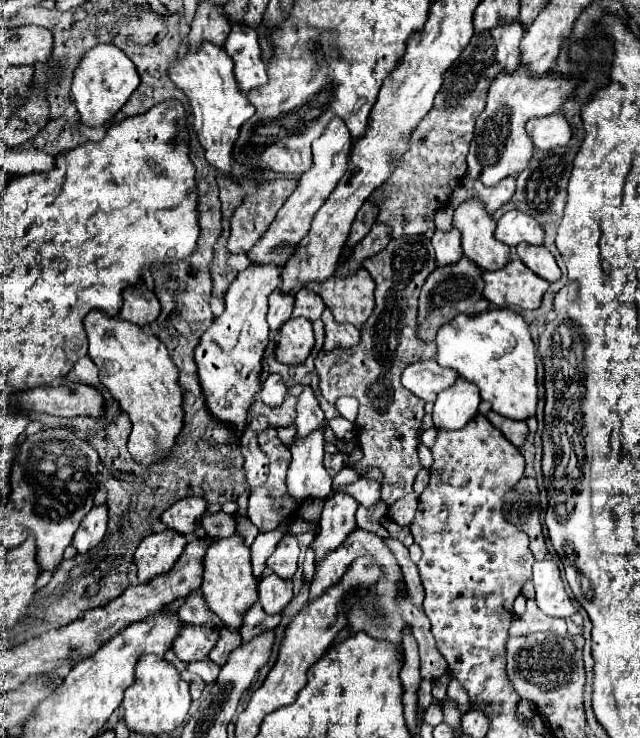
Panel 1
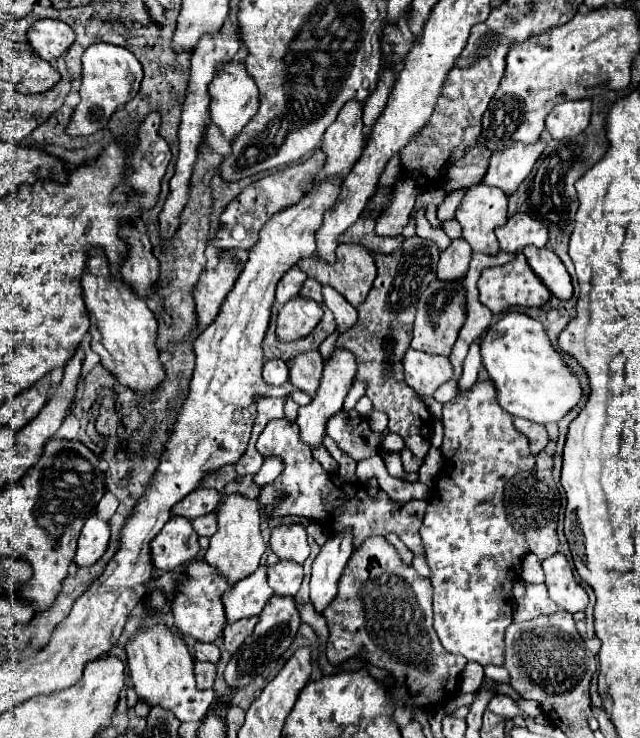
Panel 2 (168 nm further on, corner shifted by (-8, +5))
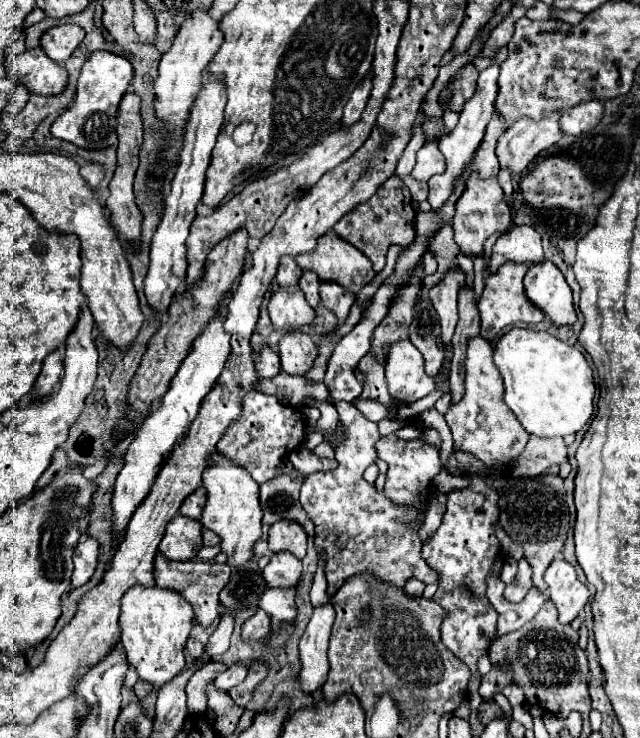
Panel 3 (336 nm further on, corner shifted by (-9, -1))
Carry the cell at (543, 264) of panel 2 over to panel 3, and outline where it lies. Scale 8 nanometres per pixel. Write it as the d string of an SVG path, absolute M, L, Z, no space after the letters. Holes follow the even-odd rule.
M544 260L540 264L532 264L524 276L524 288L528 300L536 304L556 326L576 322L572 290L552 262Z

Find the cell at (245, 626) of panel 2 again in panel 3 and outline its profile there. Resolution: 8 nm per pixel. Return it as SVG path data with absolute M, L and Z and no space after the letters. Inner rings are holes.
M258 610L252 618L248 618L244 624L242 624L242 634L240 638L246 640L246 642L256 642L256 640L262 640L266 634L268 634L268 614L264 610Z

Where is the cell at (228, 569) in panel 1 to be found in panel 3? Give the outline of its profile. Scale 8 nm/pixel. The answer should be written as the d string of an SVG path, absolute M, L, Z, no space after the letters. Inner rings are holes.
M218 452L212 454L210 468L204 472L204 488L208 490L208 504L204 508L204 528L220 536L220 552L228 556L228 564L244 568L254 556L254 544L262 536L262 508L258 502L258 484L238 464L224 460Z

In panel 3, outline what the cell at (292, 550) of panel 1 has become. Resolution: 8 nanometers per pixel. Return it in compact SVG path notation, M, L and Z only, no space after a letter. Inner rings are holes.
M280 520L270 526L268 532L268 548L272 552L290 552L298 560L306 556L306 532L300 528L300 524L290 520Z

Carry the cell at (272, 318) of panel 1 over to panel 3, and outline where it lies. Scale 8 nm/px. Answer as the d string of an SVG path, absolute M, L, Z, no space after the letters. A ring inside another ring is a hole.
M284 256L282 264L280 264L280 272L278 272L278 276L276 276L276 284L278 284L280 288L298 286L300 276L302 276L302 268L294 262L294 258L290 258L290 256L286 258L286 256Z

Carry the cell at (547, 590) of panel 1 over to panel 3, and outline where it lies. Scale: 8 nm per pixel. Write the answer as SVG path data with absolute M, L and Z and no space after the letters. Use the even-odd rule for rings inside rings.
M556 558L548 566L544 574L544 582L548 584L550 600L558 608L558 614L560 614L558 620L562 624L570 624L588 604L588 598L590 598L588 588L578 580L574 566L560 558Z

